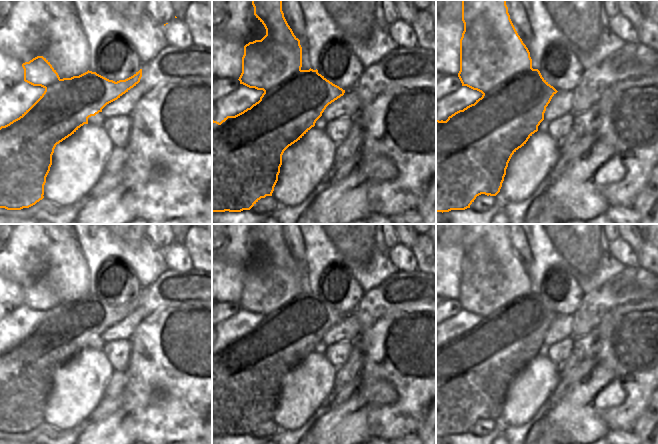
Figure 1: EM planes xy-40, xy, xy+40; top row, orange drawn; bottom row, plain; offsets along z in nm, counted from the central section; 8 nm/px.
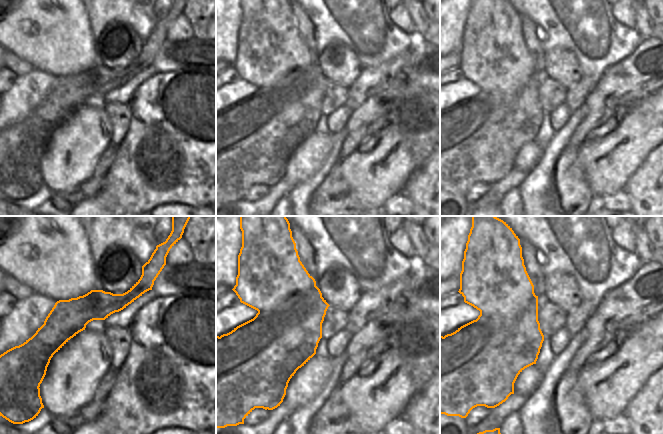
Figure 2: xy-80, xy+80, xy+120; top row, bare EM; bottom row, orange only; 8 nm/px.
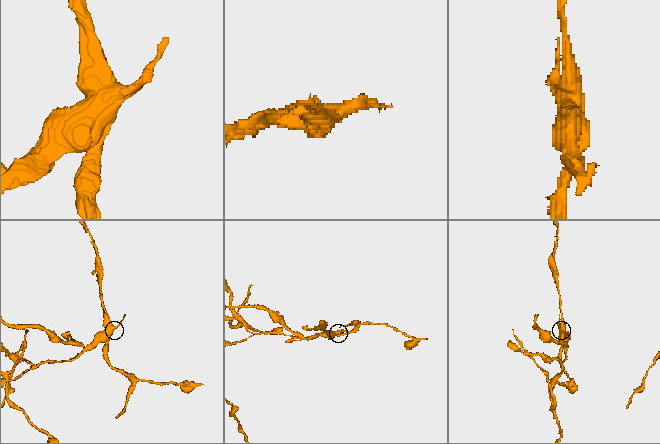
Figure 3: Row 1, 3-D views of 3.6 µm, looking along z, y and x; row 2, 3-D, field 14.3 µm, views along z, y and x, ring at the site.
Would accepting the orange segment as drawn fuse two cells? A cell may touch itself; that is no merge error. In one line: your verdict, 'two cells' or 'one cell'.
two cells

